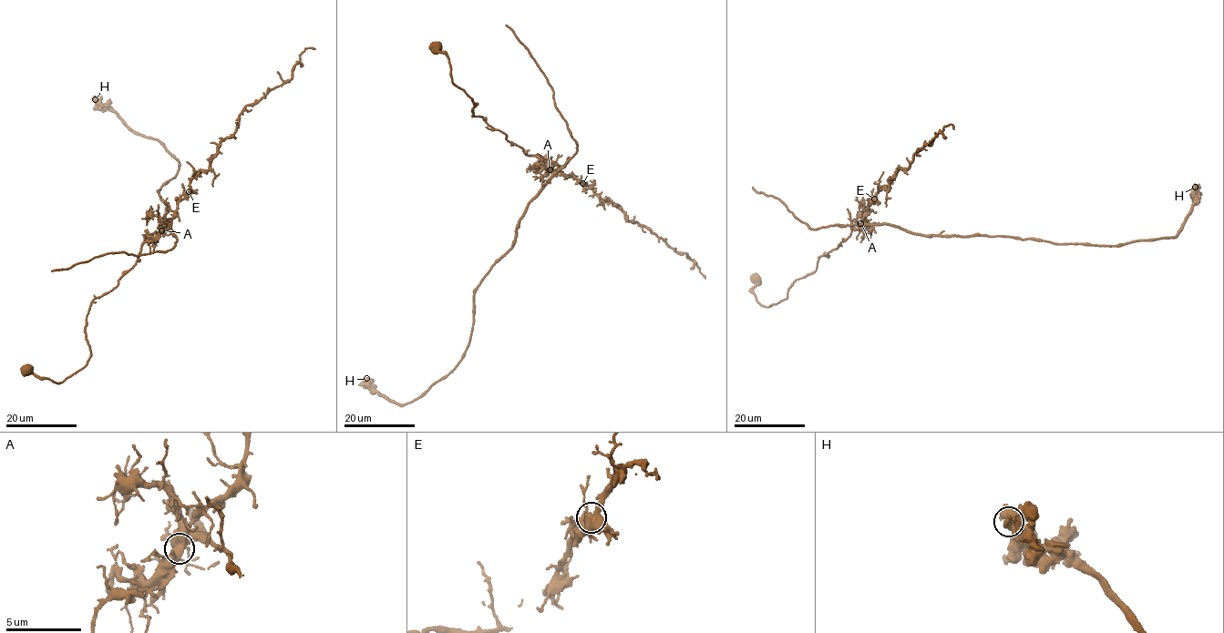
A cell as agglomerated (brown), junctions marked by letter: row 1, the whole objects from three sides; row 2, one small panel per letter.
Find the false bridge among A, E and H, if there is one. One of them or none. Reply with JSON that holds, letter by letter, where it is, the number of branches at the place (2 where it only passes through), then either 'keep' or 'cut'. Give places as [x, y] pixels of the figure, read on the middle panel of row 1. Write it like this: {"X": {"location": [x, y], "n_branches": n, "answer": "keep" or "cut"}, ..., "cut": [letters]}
{"A": {"location": [550, 169], "n_branches": 3, "answer": "cut"}, "E": {"location": [582, 183], "n_branches": 3, "answer": "keep"}, "H": {"location": [366, 378], "n_branches": 2, "answer": "keep"}, "cut": ["A"]}

